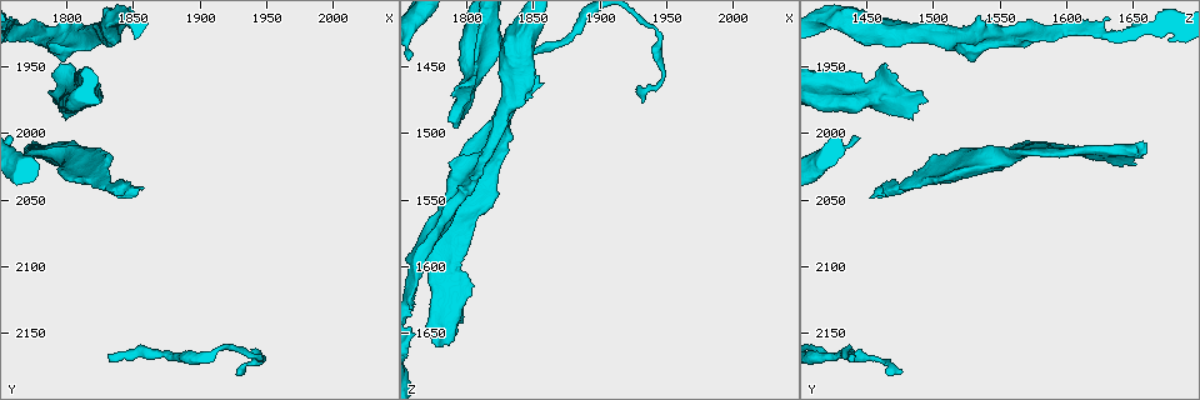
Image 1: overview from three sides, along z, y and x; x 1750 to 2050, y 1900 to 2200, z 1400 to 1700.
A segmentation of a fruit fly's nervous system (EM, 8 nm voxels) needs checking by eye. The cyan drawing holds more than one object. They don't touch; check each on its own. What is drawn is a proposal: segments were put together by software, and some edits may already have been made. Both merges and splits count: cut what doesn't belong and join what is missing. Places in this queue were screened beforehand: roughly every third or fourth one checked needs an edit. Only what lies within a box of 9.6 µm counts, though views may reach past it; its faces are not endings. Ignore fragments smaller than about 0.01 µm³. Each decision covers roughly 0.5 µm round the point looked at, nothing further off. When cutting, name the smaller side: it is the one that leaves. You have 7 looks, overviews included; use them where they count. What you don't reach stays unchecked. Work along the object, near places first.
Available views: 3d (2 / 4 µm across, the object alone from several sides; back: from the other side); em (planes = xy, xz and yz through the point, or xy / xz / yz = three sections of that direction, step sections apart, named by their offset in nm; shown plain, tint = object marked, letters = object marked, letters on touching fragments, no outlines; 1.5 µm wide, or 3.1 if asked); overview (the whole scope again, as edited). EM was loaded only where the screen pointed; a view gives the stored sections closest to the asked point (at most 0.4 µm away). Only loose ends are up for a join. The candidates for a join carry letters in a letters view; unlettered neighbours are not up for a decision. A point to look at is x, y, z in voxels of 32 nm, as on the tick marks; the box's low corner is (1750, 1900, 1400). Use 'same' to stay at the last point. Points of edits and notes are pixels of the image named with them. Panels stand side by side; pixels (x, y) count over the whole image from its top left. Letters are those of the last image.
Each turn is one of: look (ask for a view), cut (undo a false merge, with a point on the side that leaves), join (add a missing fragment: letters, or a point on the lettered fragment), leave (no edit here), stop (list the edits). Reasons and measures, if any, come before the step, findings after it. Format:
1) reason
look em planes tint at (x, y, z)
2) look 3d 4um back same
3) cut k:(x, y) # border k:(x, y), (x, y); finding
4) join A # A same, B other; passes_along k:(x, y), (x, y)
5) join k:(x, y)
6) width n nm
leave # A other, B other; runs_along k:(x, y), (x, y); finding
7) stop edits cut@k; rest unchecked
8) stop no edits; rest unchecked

stops while still wide
look 3d 2um at (1796, 1986, 1488)

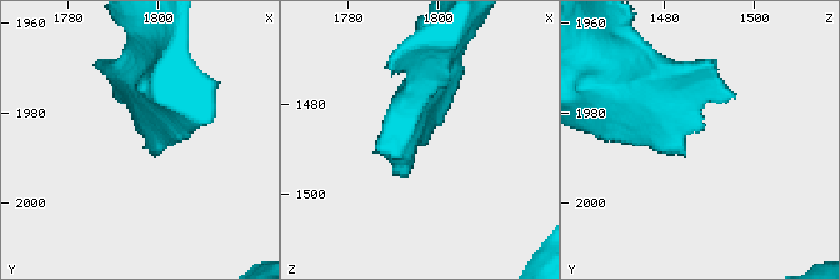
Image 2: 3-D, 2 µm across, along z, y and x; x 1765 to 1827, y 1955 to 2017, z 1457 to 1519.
shape alone is not enough
look em planes tint at (1797, 1985, 1488)

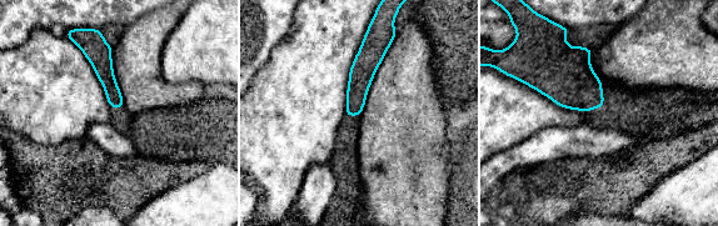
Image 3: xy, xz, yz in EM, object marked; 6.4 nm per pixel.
look em planes letters same

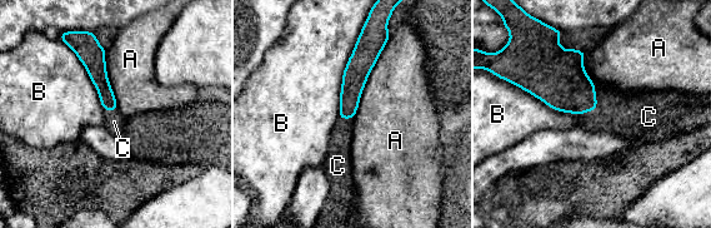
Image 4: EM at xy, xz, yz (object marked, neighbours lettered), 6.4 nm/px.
join C # A other, B other, C same; the neuron continues

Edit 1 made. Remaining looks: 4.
redraw
look overview

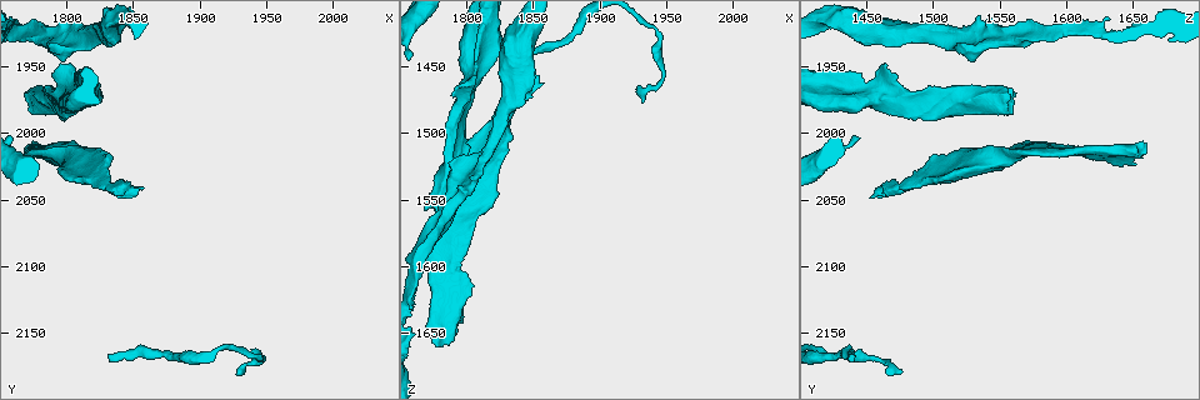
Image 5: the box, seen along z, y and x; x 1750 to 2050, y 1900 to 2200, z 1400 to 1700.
side arm on a straight run
look 3d 4um at (1818, 1924, 1510)

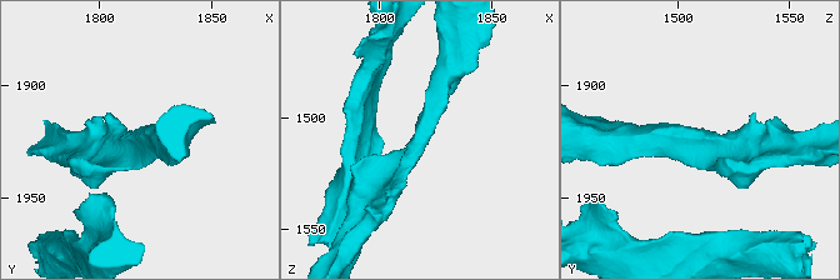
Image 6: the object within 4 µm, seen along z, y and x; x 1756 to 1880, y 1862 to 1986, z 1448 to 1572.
arms 3; arm_widths 170, 220, 280 nm; shape alone is not enough
look em xz step 8 letters at (1818, 1924, 1511)

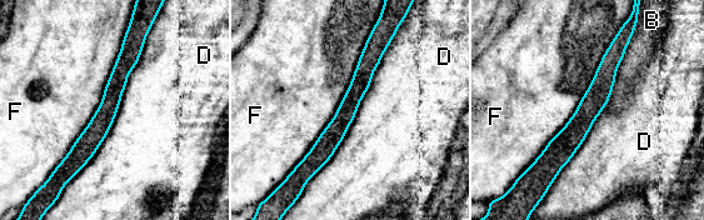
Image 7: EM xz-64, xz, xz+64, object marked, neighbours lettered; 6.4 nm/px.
width 130 nm; longest_contact D 1100 nm
leave # B other, D other, F other; one neuron here

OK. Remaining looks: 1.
stop edits join@4; rest unchecked

